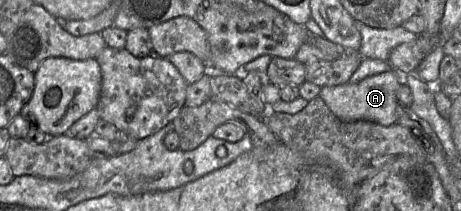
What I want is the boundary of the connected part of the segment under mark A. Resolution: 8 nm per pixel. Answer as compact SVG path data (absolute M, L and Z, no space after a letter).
M394 70L373 75L358 83L344 83L336 86L321 87L319 96L330 111L341 121L351 122L366 120L383 126L397 122L396 108L399 104L397 91L402 84L403 76Z

